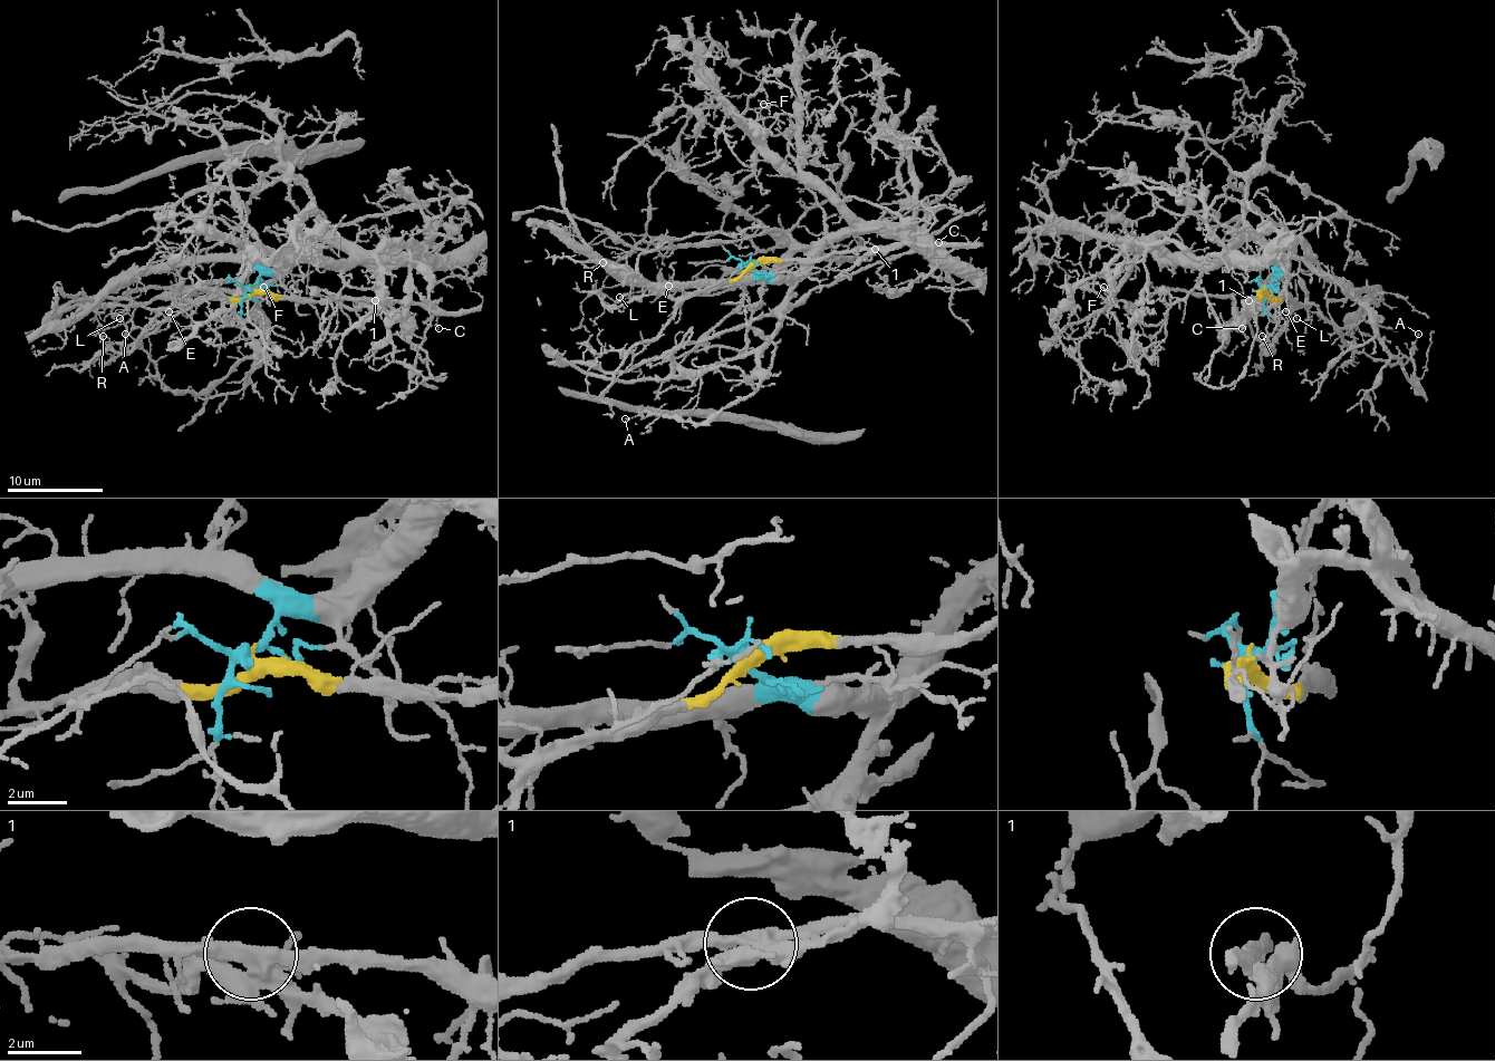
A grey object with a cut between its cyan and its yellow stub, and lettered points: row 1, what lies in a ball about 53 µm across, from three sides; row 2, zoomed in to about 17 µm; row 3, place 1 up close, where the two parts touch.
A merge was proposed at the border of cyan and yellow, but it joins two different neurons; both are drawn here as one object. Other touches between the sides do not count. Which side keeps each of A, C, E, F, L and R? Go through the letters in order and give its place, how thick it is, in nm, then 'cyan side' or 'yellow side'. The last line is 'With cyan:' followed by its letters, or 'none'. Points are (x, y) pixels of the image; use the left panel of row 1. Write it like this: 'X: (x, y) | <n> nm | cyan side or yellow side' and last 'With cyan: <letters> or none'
A: (125, 334) | 130 nm | cyan side
C: (439, 328) | 120 nm | yellow side
E: (169, 311) | 110 nm | yellow side
F: (263, 287) | 120 nm | cyan side
L: (119, 318) | 120 nm | yellow side
R: (103, 336) | 100 nm | yellow side
With cyan: A, F

